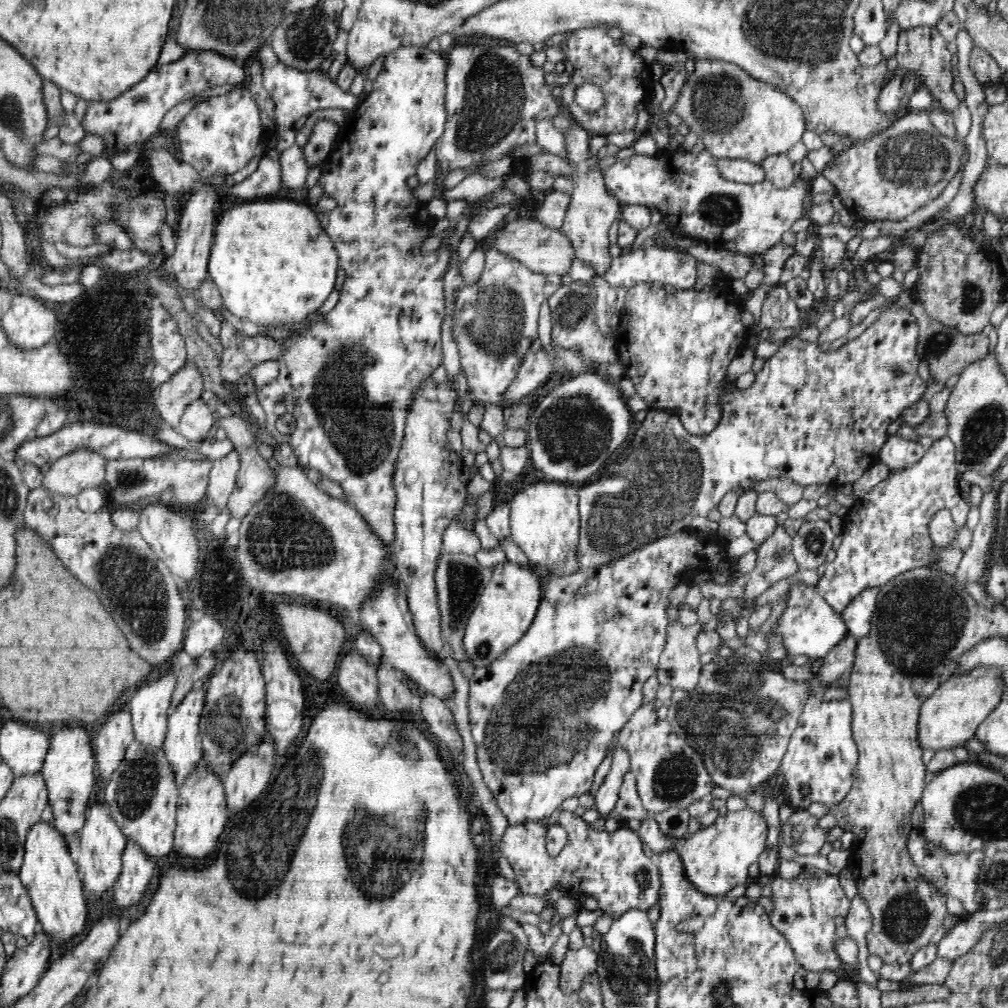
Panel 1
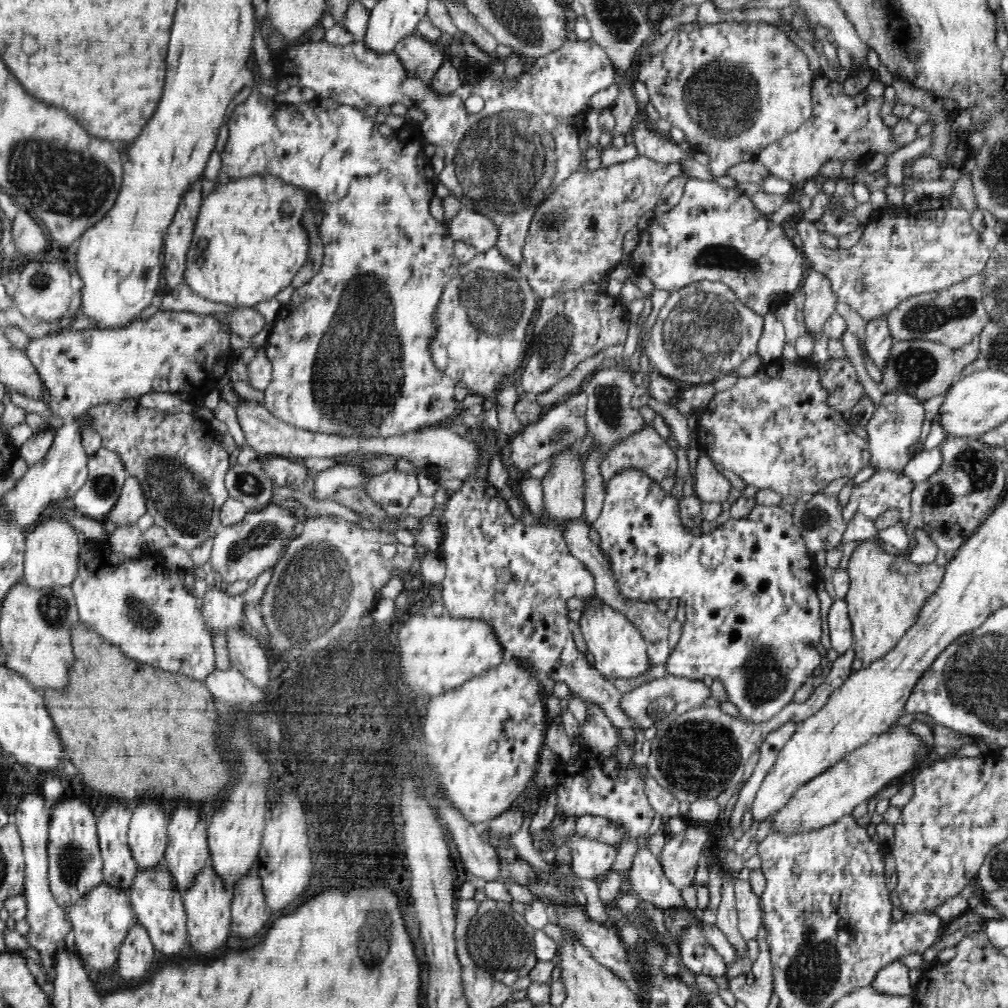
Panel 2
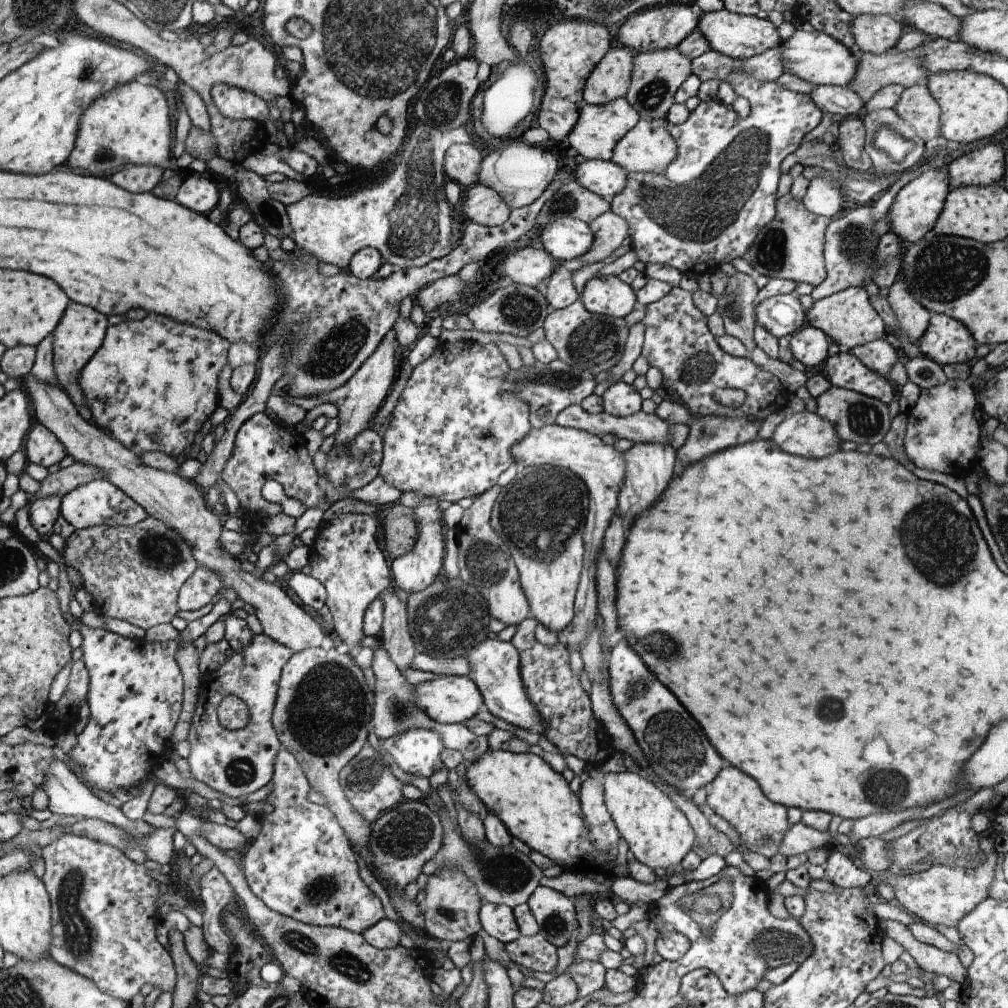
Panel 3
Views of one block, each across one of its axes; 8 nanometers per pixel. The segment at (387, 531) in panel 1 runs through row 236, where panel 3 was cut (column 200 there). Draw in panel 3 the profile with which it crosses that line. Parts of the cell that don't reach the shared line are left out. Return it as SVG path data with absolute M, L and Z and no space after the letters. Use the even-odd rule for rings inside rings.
M149 313L141 321L129 321L126 319L117 325L109 326L105 337L106 346L101 346L102 350L97 350L99 357L94 358L94 362L90 362L90 366L85 366L83 372L79 374L79 385L83 388L87 400L85 404L92 412L92 422L99 428L102 428L102 430L106 429L112 438L124 444L126 448L138 456L150 451L158 451L181 461L184 452L188 448L190 449L192 442L194 442L194 434L202 428L204 420L218 408L218 374L224 368L226 354L229 354L228 348L231 348L228 340L222 338L221 335L214 331L207 331L193 327L190 324L179 323L174 319L156 313Z

